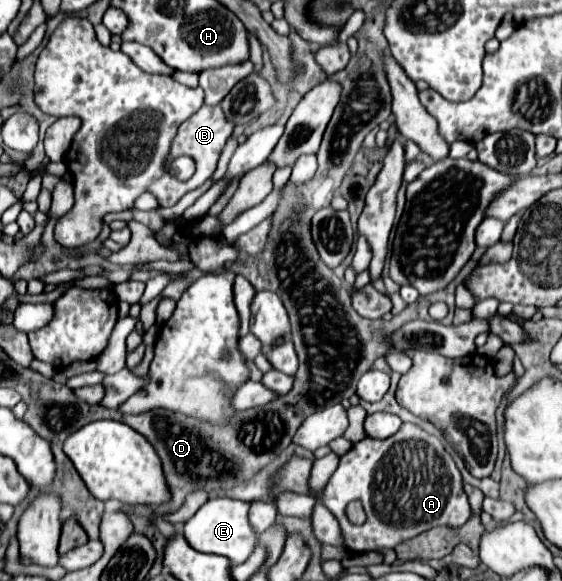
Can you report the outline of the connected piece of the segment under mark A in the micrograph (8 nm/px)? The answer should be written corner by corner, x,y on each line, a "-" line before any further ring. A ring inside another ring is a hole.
403,423
401,429
387,437
387,439
373,439
365,437
363,441
355,443
351,451
347,451
339,459
339,467
335,473
329,477
327,485
319,493
319,501
337,517
341,535
343,535
343,545
351,553
369,553
369,551
379,551
379,549
393,549
395,545
431,529
445,525
449,529
459,529
469,517
469,501
463,491
463,479
459,469
455,467
451,455
443,449
441,441
423,429
419,429
413,423
-
359,499
365,507
367,521
363,525
351,525
345,507
349,501

